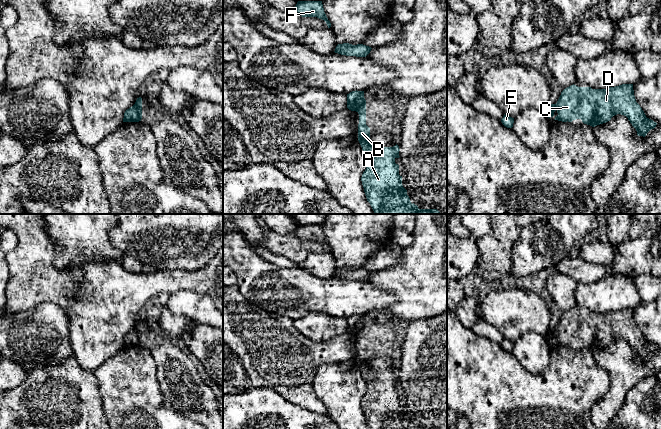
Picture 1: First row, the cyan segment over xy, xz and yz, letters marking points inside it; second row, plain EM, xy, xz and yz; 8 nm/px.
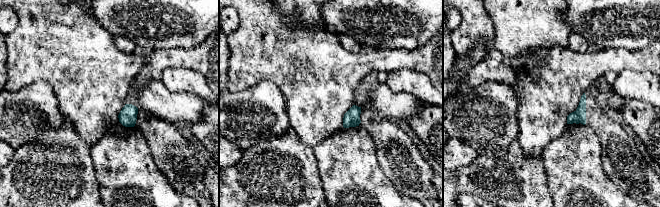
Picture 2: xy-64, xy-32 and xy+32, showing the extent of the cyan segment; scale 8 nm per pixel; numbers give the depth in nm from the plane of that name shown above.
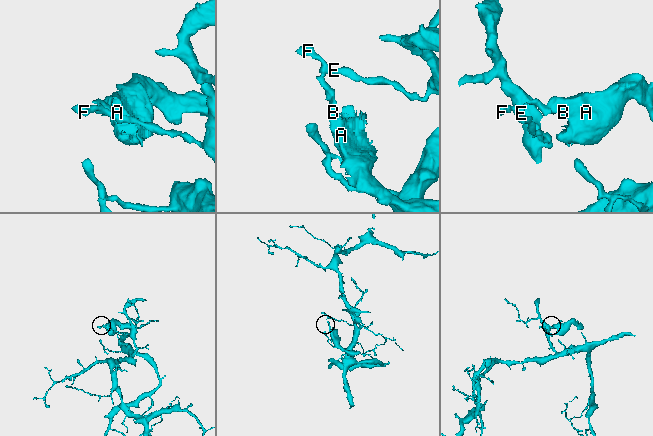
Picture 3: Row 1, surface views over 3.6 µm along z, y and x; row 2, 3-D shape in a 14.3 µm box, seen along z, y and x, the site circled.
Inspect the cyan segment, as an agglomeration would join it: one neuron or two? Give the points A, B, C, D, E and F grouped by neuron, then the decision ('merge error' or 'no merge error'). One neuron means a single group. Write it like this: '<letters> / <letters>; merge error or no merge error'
A B C D / E F; merge error

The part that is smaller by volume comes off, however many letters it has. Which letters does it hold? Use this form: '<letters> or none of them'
A, B, C, D

